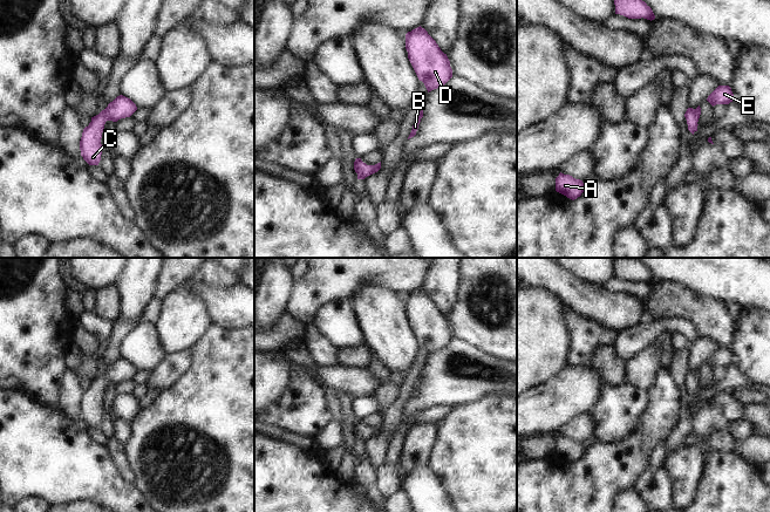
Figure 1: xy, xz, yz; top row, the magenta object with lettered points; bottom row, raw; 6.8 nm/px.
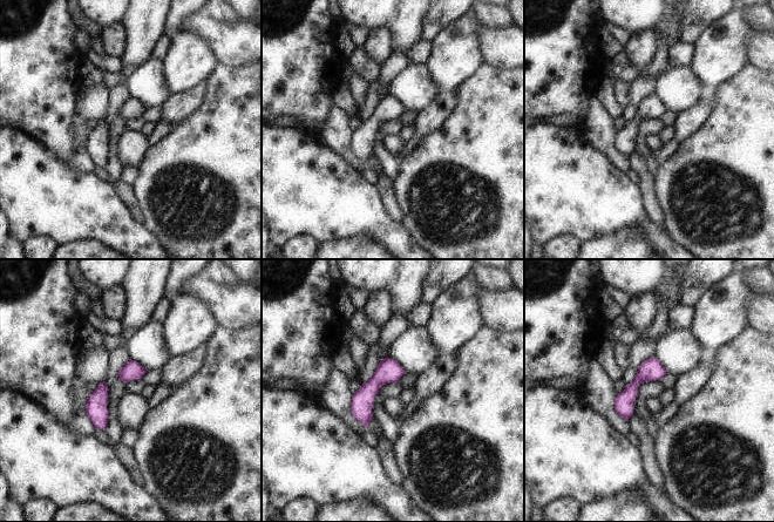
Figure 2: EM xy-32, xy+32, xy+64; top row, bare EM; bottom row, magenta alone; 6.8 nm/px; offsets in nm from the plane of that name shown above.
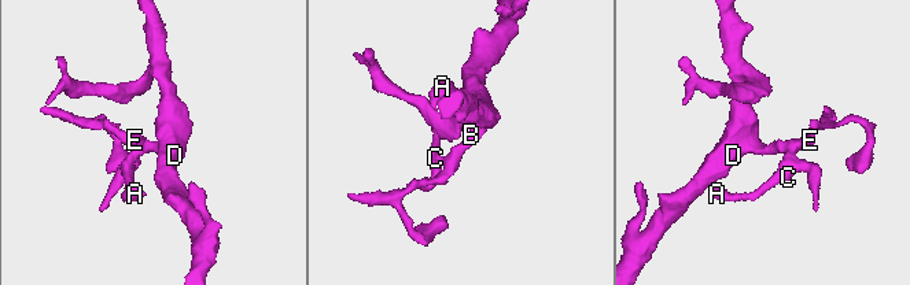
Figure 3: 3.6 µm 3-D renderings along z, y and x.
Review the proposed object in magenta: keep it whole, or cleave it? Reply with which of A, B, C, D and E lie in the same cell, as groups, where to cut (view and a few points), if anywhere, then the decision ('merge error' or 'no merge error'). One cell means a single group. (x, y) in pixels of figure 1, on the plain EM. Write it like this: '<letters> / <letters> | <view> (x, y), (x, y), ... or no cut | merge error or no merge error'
A B C D E | no cut | no merge error

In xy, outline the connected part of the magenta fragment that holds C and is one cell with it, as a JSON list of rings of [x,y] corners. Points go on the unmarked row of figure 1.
[[[120,357],[83,391],[80,403],[81,418],[89,428],[98,428],[103,409],[102,395],[107,383],[117,384],[130,380],[137,373],[136,367],[128,360]]]

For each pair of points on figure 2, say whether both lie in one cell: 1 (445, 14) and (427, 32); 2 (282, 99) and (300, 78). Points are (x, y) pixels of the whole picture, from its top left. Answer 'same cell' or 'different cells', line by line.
1: same cell
2: same cell

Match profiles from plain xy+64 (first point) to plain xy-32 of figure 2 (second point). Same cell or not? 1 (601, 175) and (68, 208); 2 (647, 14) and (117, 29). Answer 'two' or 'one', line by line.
1: one
2: two

